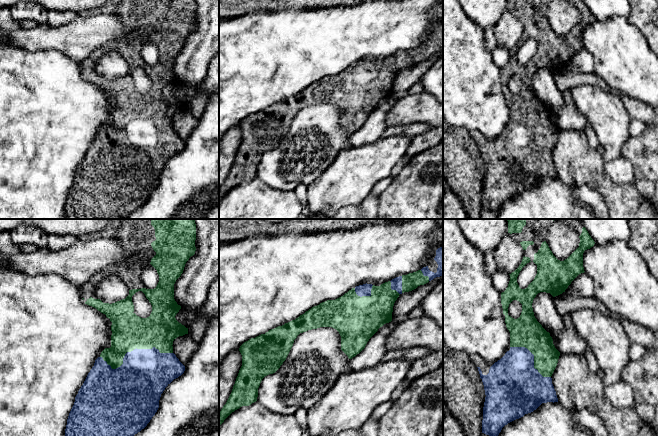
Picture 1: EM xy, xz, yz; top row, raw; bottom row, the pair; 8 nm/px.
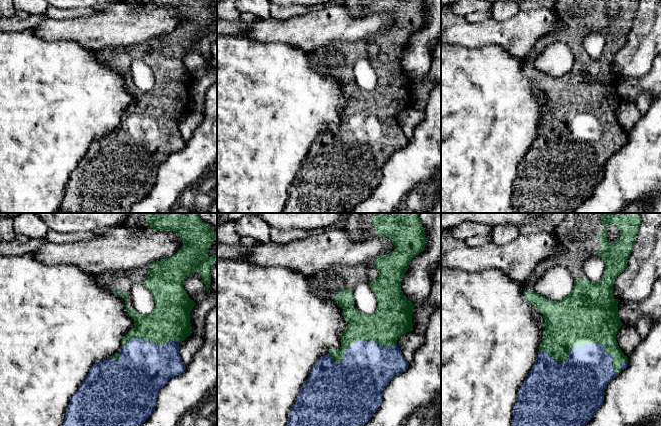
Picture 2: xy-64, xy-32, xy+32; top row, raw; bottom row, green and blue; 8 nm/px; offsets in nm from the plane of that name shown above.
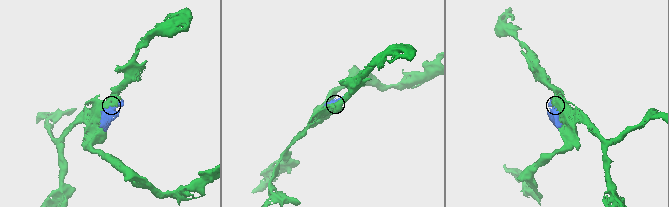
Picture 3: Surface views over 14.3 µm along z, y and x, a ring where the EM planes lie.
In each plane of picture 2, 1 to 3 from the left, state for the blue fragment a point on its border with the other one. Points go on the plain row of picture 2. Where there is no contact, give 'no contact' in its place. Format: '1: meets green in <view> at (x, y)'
1: meets green in xy-64 at (149, 118)
2: meets green in xy-32 at (358, 115)
3: meets green in xy+32 at (581, 121)

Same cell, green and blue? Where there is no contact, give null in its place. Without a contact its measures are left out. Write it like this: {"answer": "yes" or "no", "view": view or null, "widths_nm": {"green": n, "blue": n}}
{"answer": "yes", "view": "xy", "widths_nm": {"green": 280, "blue": 400}}

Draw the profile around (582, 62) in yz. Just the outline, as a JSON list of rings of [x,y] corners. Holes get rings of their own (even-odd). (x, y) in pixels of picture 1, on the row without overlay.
[[[584,48],[579,50],[565,67],[574,73],[594,73],[594,58]]]

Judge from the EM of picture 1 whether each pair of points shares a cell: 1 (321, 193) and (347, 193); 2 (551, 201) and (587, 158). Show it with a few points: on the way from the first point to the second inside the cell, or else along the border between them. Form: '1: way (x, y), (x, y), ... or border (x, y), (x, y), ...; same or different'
1: way (327, 193), (341, 193); same
2: border (558, 177), (566, 184), (586, 184), (588, 186); different

